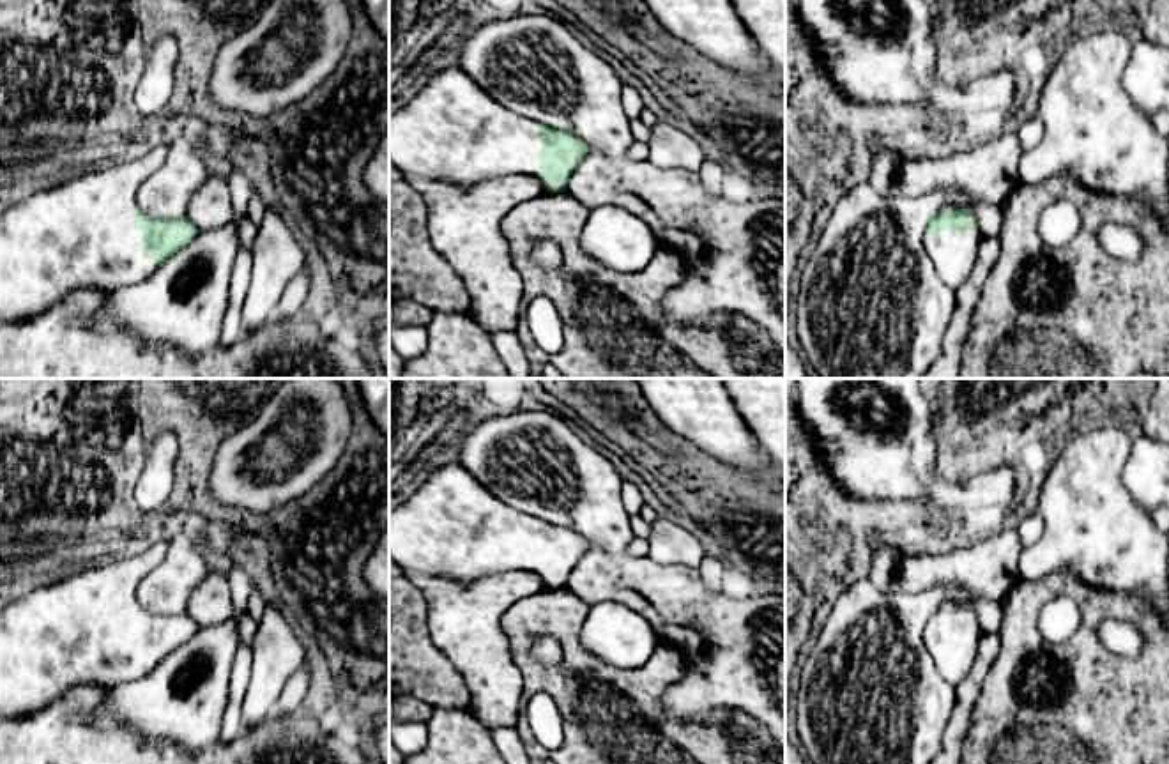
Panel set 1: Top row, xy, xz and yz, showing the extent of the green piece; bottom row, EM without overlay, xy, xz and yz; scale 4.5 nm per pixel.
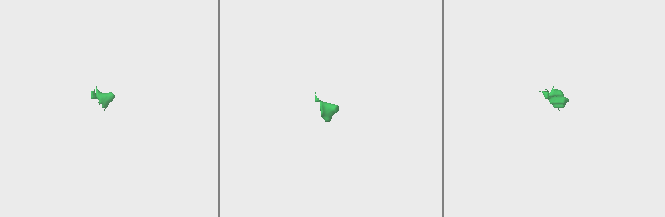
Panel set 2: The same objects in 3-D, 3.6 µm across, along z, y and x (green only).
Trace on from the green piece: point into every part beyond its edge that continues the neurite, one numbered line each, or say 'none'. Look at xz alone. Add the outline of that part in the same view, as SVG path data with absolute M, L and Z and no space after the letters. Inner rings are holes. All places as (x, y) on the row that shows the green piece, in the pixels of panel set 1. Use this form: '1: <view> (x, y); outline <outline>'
1: xz (451, 128); outline M460 67L437 73L405 106L389 115L389 163L403 175L446 179L456 186L474 186L509 173L538 177L539 149L539 124L499 104Z

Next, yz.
1: yz (952, 252); outline M943 230L923 242L937 276L953 290L969 276L982 237L982 230Z

